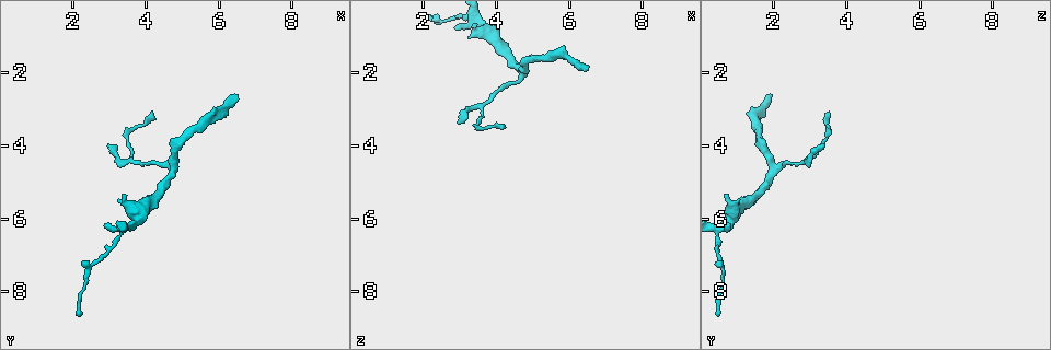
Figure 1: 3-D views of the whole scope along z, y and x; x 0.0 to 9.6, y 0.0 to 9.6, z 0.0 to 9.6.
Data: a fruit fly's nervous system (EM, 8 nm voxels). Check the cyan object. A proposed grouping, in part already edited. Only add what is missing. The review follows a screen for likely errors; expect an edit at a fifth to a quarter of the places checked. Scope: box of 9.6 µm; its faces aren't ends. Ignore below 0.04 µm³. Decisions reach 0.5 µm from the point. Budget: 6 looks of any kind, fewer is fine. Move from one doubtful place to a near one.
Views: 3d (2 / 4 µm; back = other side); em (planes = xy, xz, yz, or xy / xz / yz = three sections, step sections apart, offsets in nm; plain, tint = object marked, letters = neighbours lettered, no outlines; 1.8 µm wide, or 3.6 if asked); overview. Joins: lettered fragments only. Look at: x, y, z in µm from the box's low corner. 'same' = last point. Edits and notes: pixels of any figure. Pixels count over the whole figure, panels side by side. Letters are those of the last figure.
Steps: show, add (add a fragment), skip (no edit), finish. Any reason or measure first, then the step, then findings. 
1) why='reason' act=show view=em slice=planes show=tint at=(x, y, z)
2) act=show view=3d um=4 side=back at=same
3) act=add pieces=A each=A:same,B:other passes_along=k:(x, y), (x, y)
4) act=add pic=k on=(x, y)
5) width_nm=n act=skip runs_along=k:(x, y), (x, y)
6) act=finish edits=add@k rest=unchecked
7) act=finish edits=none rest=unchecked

why='branch stops here' act=show view=em slice=planes show=letters at=(6.55, 2.60, 1.85)

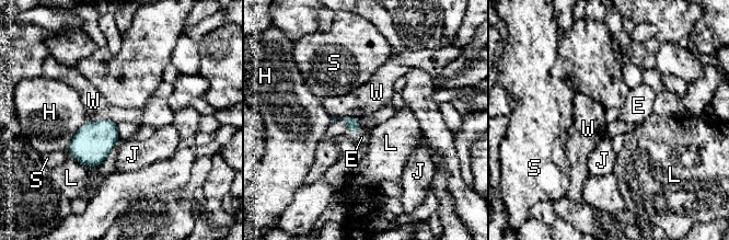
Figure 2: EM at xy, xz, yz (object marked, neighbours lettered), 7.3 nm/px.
longest_contact=H:280nm act=add pic=2 on=(361, 137) each=E:same,H:other,J:other,L:other,S:other,W:other passes_along=2:(351, 124), (354, 130), (361, 137) found='it goes on there'

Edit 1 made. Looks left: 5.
why='see it whole again' act=show view=overview

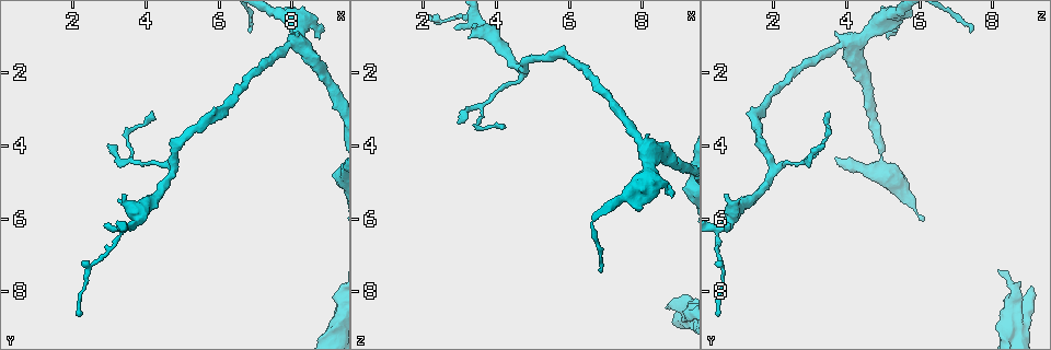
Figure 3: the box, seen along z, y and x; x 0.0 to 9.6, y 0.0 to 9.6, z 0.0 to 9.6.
why='branch stops here' act=show view=em slice=yz step=4 show=letters at=(8.70, 1.05, 5.10)

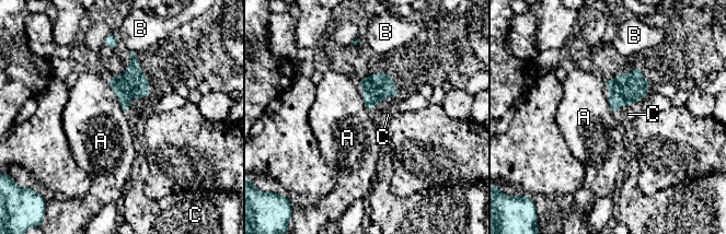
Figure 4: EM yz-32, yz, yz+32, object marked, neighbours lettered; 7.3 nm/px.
why='cut it another way' act=show view=em slice=planes show=letters at=same

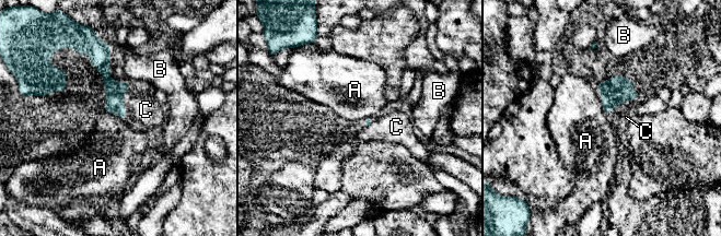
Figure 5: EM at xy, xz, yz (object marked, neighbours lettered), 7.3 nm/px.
longest_contact=A:150nm act=skip each=A:other,B:other,C:other border=5:(105, 110), (117, 114), (123, 119) found='no lettered fragment goes on from it'

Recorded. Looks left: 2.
why='free end' act=show view=em slice=planes show=letters at=(3.00, 4.00, 3.40)

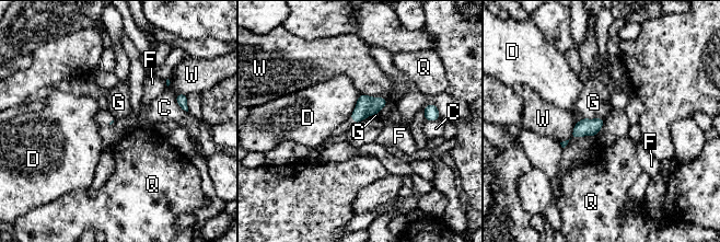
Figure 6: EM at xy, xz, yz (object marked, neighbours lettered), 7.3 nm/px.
act=skip each=C:other,D:other,F:other,G:other,Q:other,W:other found='none of them fits'

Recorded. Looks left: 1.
act=finish edits=add@2 rest=unchecked

